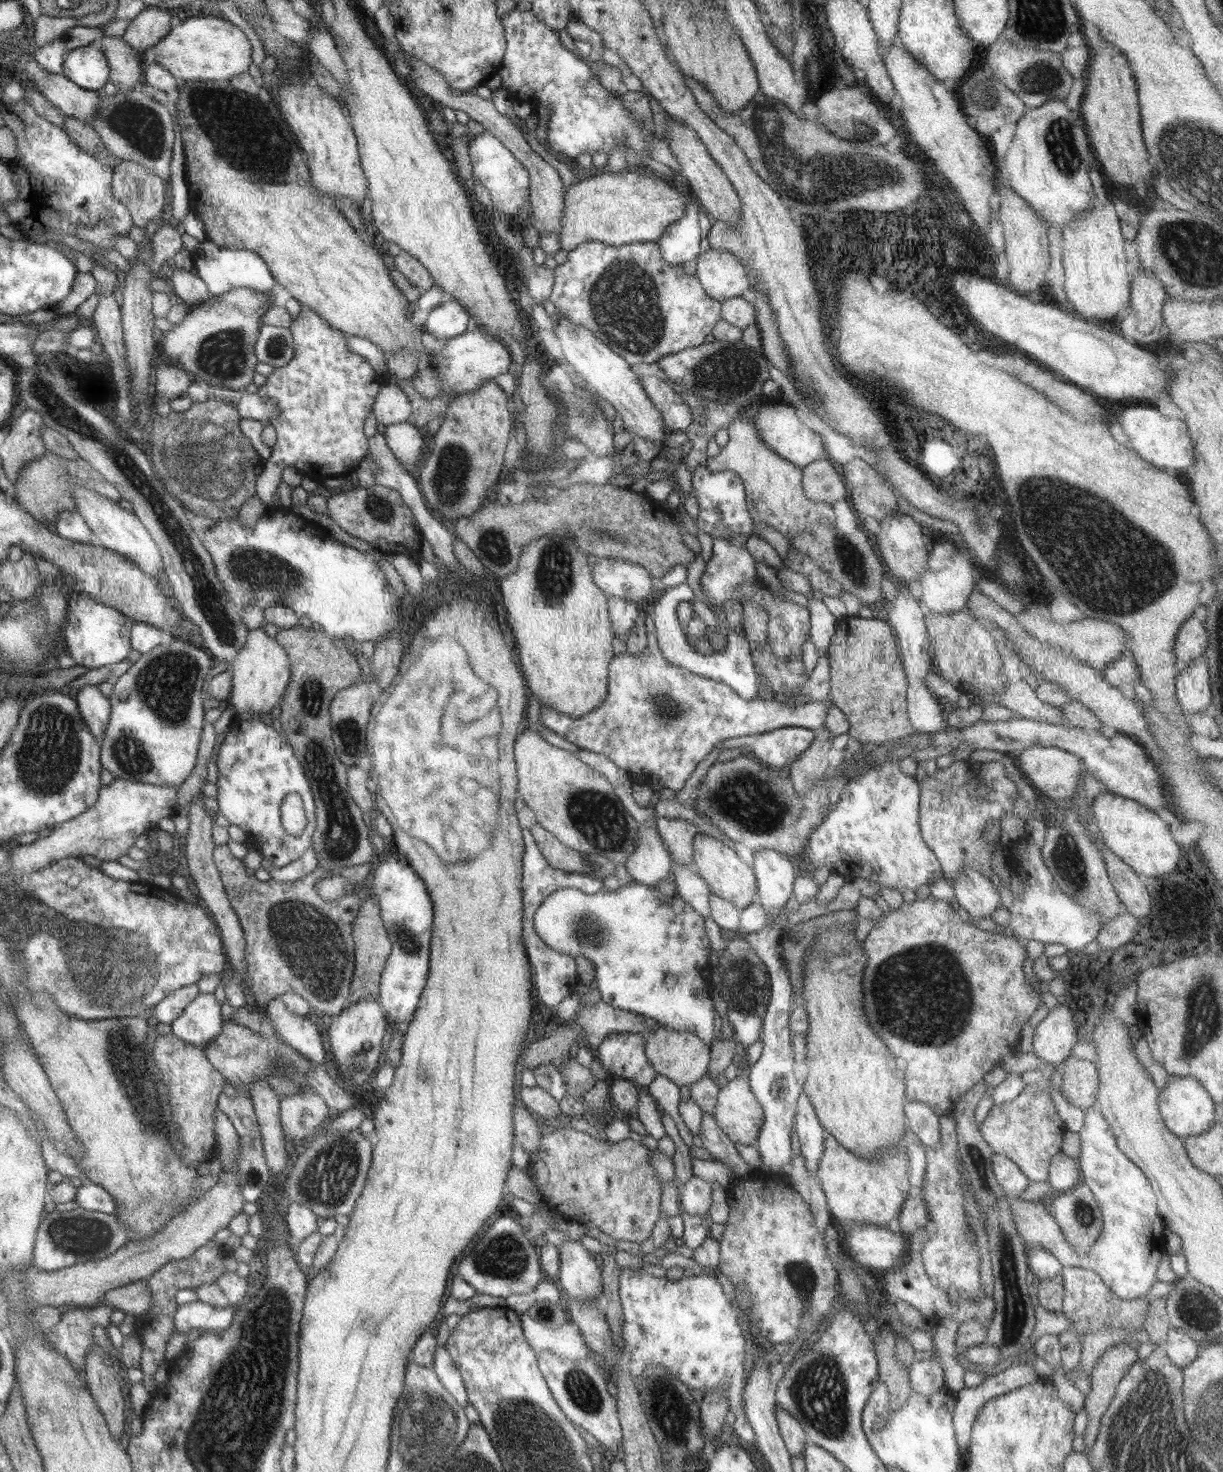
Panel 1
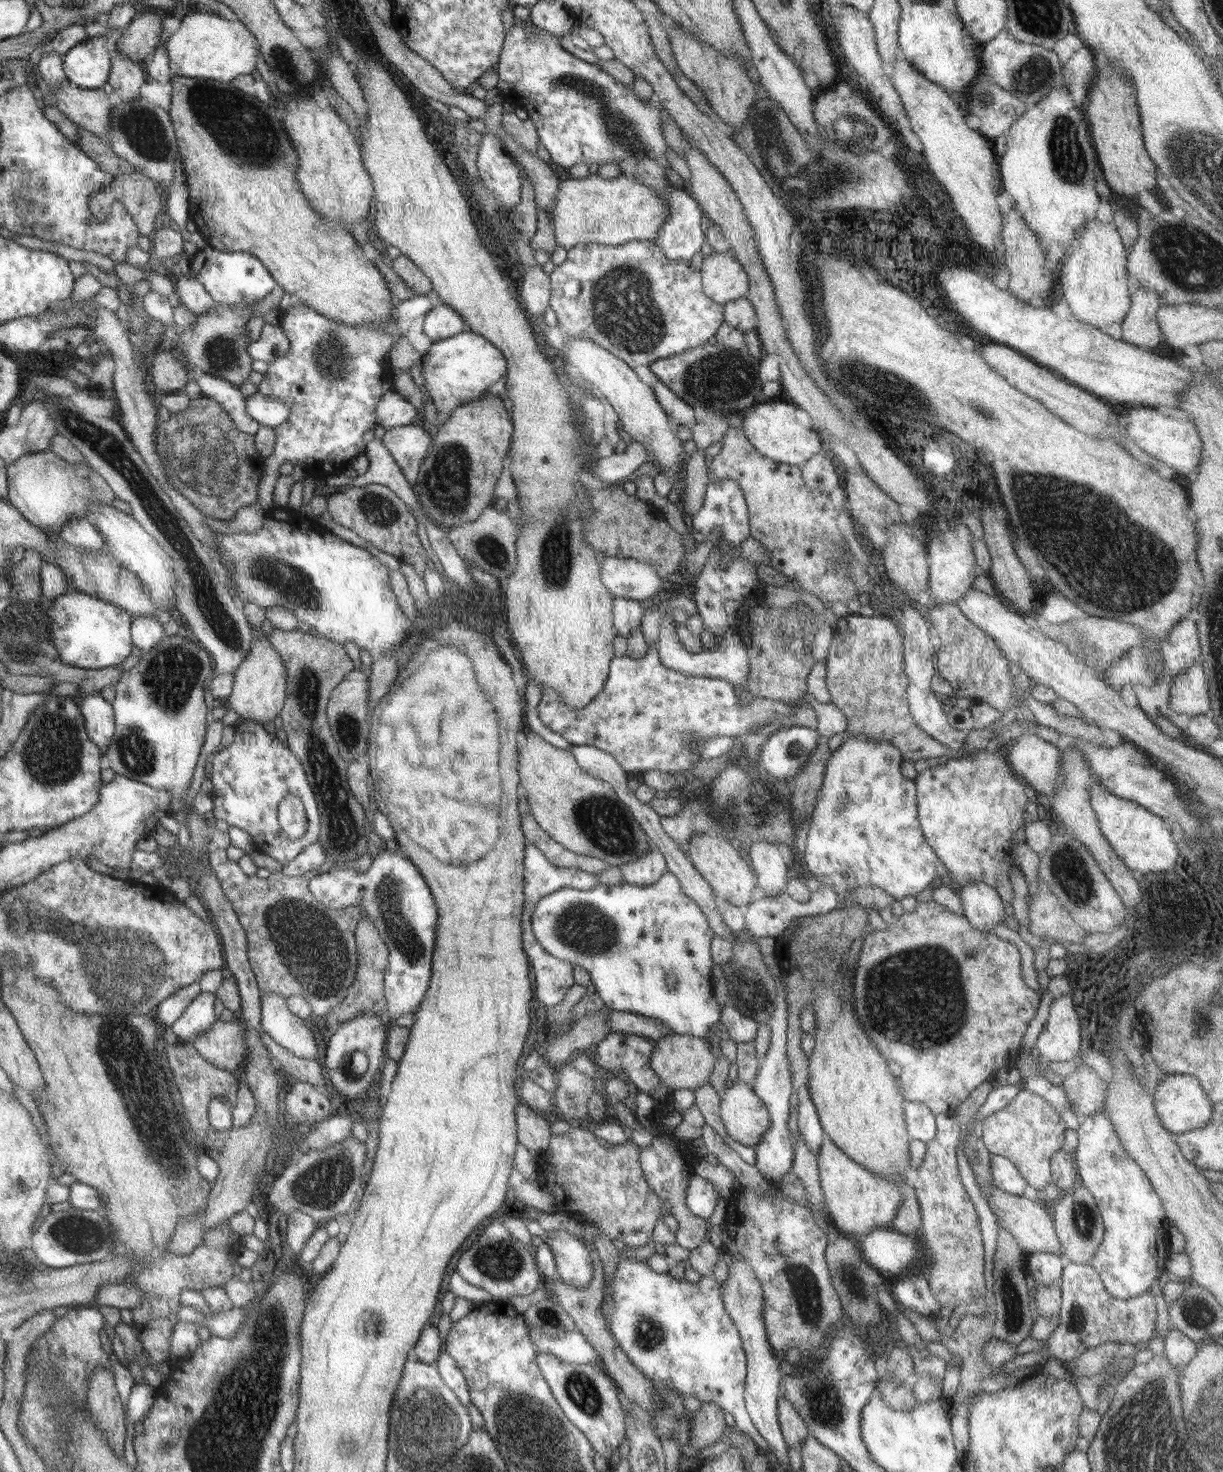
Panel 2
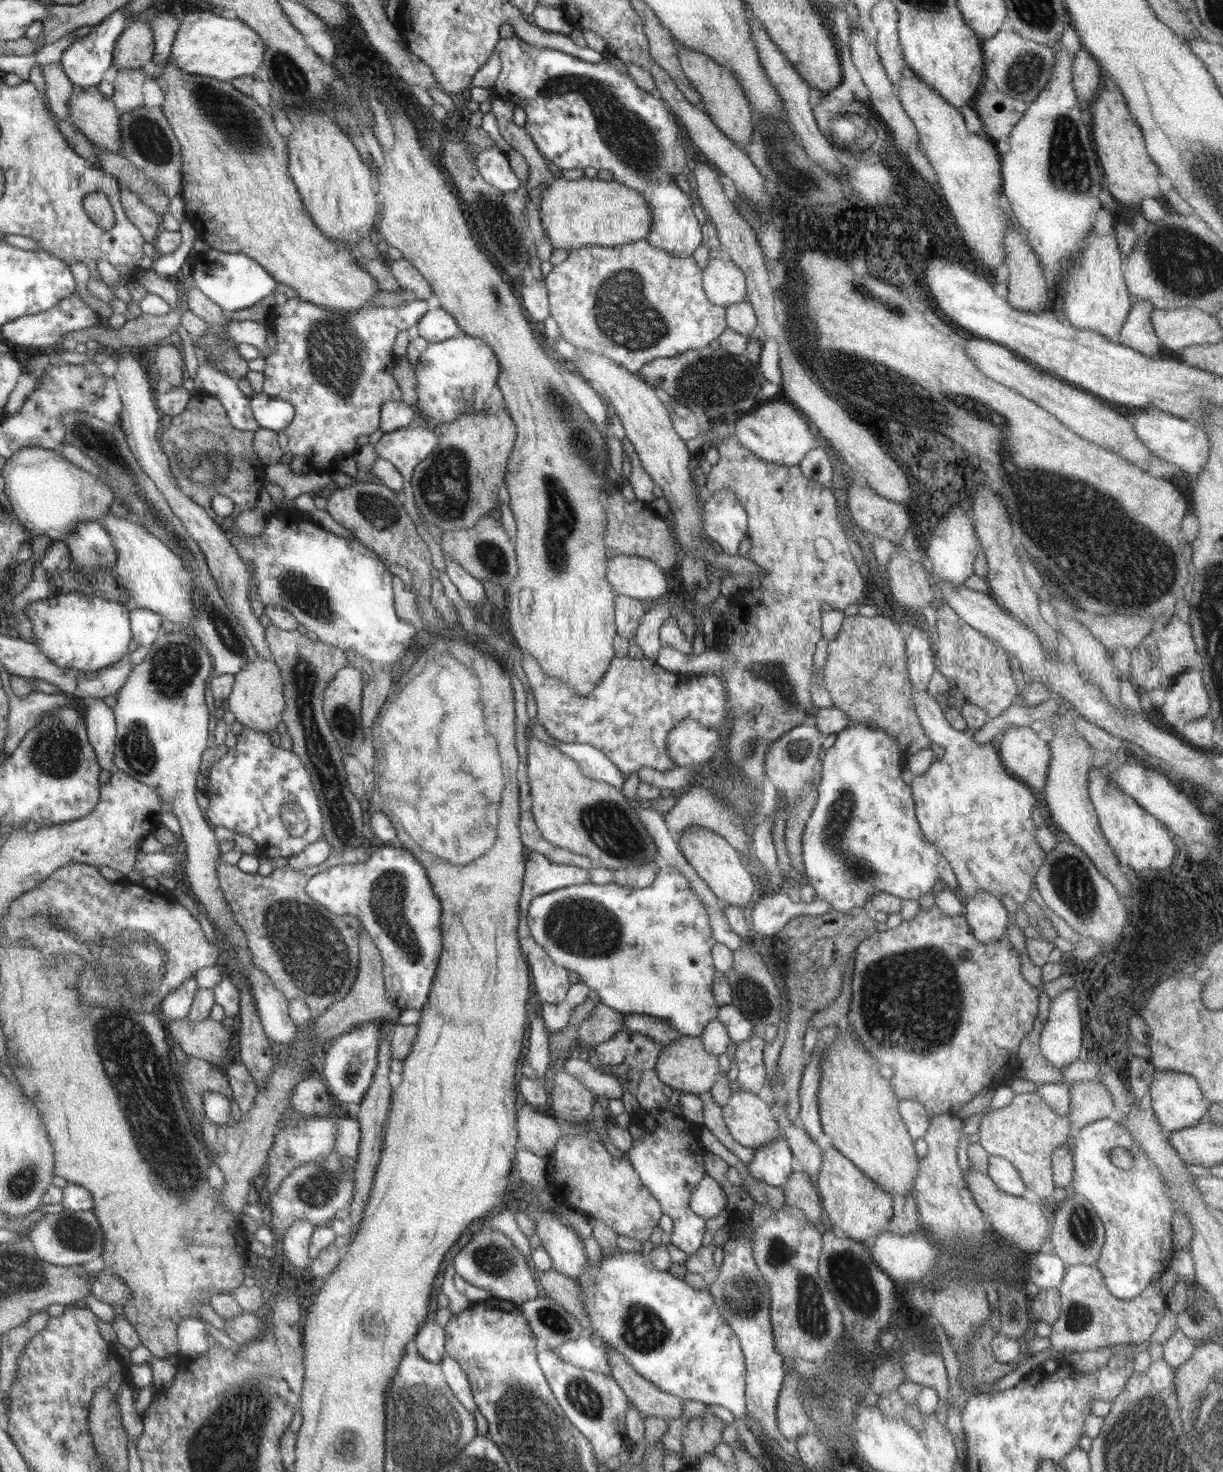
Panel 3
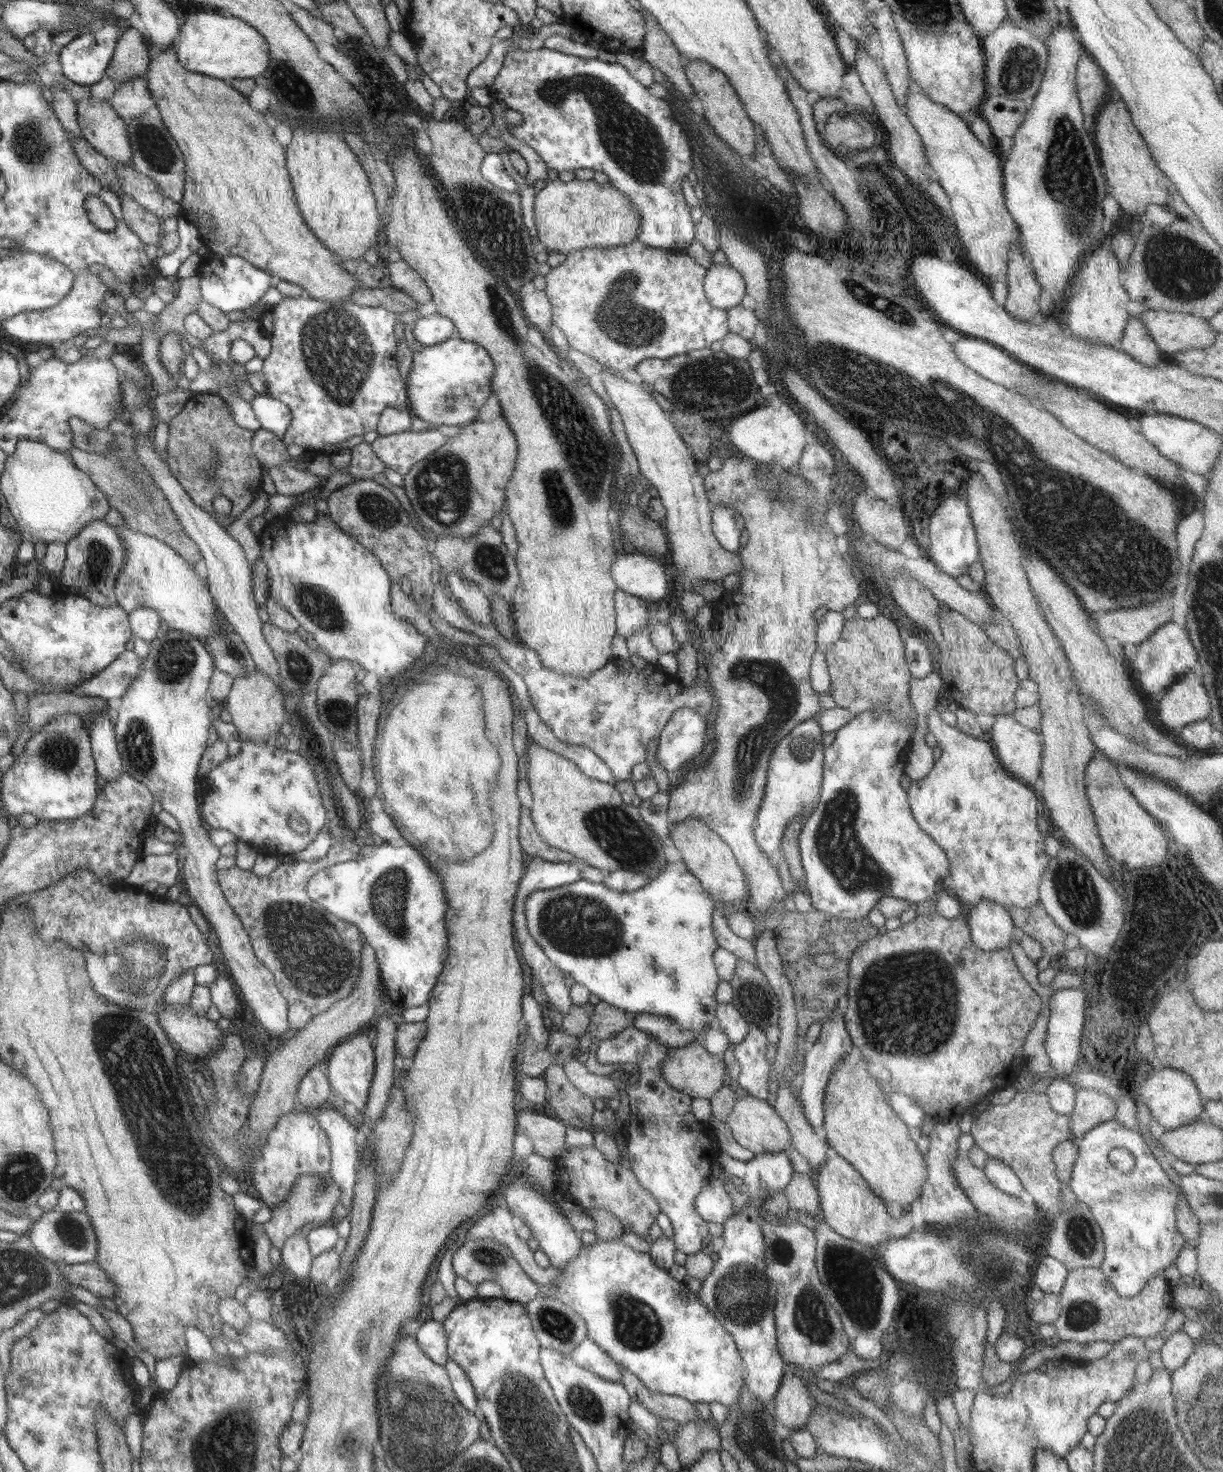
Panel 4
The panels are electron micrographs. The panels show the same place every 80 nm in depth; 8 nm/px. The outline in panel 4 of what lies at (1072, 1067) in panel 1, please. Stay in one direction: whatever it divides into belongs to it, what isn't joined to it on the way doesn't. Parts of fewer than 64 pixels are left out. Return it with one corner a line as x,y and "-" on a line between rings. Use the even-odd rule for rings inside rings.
1077,1086
1075,1109
1070,1116
1076,1140
1082,1139
1086,1131
1101,1122
1115,1119
1114,1115
1113,1102
1106,1093

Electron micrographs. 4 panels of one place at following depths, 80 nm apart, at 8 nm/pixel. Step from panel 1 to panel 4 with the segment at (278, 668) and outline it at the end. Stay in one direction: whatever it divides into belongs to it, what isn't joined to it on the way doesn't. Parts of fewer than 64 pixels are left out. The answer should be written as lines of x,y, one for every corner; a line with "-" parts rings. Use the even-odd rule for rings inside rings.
257,667
250,674
233,679
231,691
225,700
225,710
231,714
231,723
236,726
243,742
254,744
268,742
268,738
280,730
278,724
282,724
286,716
287,708
284,708
285,698
282,687
257,670

